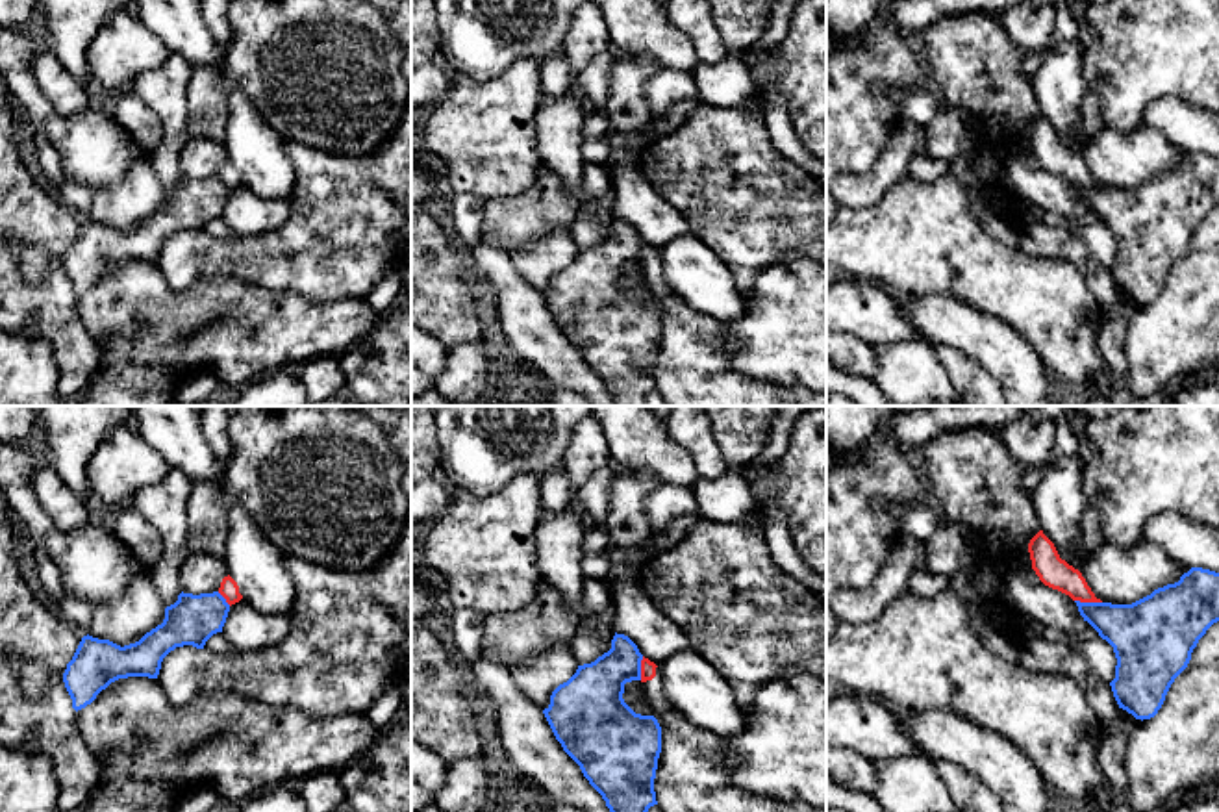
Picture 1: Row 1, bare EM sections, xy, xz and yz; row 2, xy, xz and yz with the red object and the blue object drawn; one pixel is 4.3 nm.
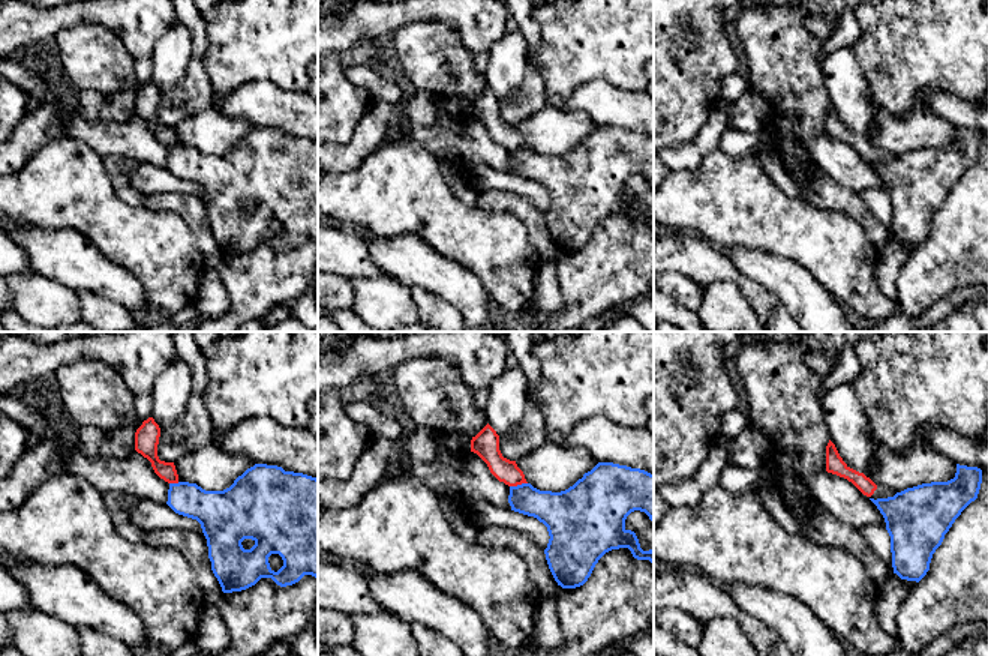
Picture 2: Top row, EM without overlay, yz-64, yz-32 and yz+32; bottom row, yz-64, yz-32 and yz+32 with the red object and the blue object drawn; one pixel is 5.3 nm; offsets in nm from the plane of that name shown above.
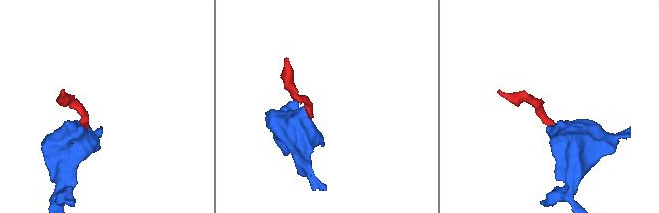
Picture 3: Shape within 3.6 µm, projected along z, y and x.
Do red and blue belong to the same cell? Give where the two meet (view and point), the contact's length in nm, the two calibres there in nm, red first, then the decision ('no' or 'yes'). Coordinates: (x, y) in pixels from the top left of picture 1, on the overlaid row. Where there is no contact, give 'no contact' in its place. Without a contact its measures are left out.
yz (1088, 601) | 120 nm | 140/240 nm | no

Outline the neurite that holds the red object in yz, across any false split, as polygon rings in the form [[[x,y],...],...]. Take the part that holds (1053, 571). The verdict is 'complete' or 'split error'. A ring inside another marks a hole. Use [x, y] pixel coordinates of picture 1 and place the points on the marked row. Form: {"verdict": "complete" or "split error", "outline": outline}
{"verdict": "complete", "outline": [[[1039,530],[1028,543],[1032,569],[1039,580],[1080,603],[1102,603],[1078,569],[1060,558],[1054,543]]]}

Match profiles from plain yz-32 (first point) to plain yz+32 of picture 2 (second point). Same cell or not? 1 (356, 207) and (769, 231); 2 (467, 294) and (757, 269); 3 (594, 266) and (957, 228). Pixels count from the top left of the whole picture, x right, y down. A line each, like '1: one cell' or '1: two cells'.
1: one cell
2: one cell
3: one cell

